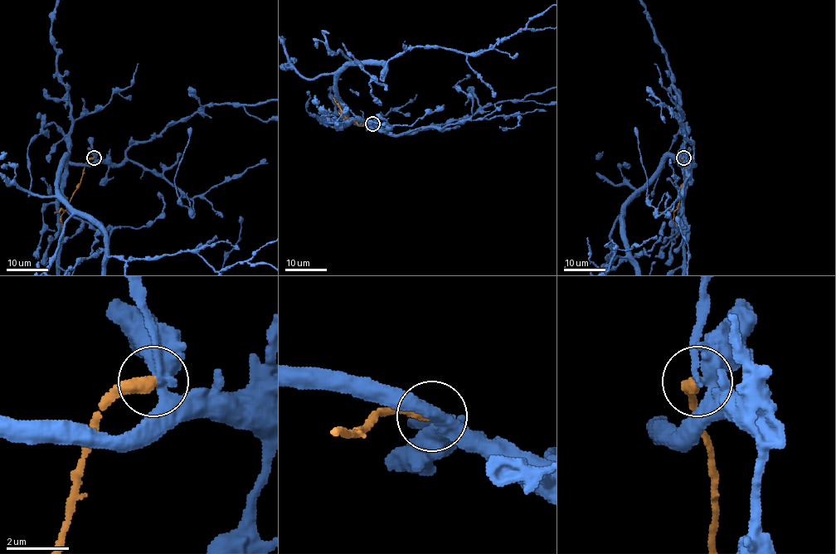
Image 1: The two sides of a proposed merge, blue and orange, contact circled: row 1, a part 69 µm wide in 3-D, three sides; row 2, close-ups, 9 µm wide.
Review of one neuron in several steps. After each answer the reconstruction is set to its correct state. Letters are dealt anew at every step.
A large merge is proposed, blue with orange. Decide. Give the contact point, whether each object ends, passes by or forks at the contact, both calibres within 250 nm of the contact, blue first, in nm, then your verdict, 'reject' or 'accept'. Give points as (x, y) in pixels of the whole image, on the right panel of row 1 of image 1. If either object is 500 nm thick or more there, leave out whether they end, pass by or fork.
(683, 157) | blue passes by | orange ends | 420/440 nm | reject

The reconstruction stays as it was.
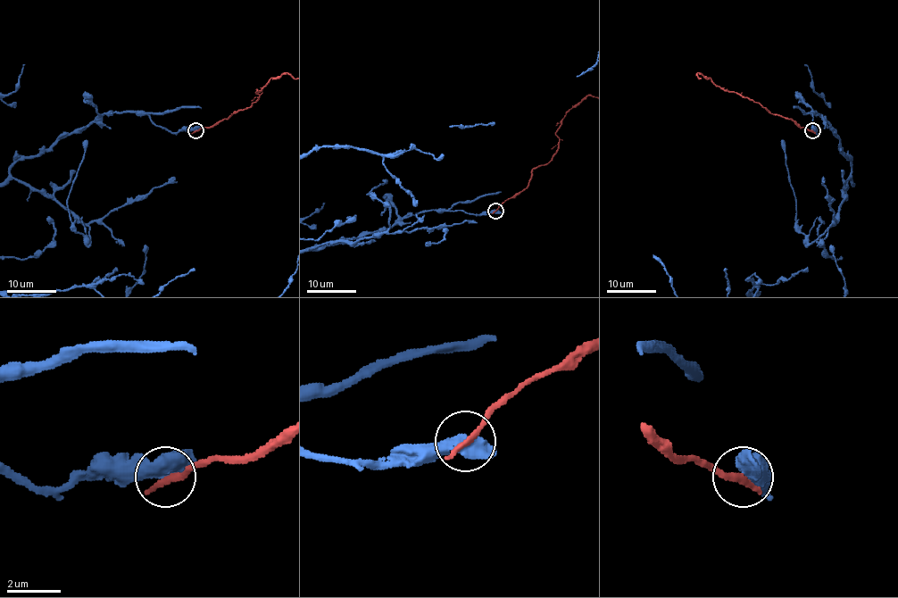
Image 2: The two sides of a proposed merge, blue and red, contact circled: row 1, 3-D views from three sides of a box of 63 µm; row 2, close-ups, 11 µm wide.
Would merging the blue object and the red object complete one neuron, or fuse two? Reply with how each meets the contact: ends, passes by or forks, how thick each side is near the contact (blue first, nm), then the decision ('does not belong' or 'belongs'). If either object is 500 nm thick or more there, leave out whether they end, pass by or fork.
blue passes by; red ends there; 480 nm thick on the blue side, 280 nm on the other; does not belong

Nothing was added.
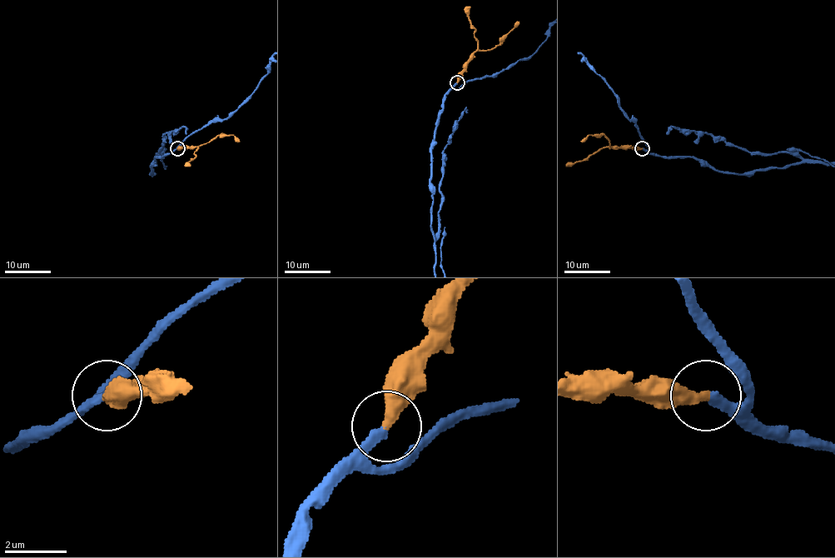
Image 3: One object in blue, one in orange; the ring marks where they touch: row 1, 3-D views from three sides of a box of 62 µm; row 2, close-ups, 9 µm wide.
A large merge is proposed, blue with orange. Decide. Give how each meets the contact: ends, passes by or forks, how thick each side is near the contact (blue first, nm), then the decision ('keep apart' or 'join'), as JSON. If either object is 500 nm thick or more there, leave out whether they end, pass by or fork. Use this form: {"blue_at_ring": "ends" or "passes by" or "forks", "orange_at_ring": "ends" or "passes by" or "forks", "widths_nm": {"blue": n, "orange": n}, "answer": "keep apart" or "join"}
{"blue_at_ring": "ends", "orange_at_ring": "ends", "widths_nm": {"blue": 280, "orange": 440}, "answer": "join"}

